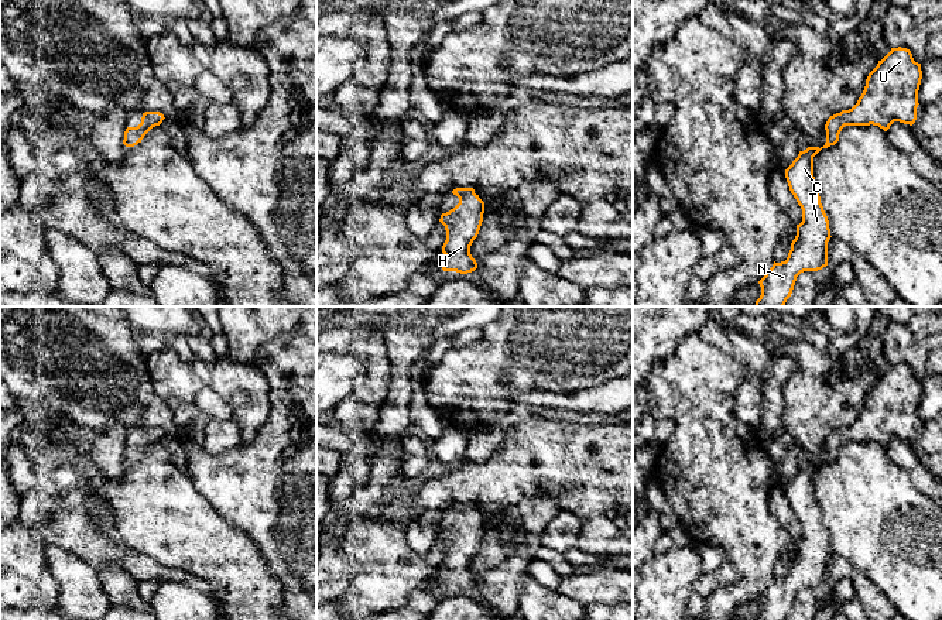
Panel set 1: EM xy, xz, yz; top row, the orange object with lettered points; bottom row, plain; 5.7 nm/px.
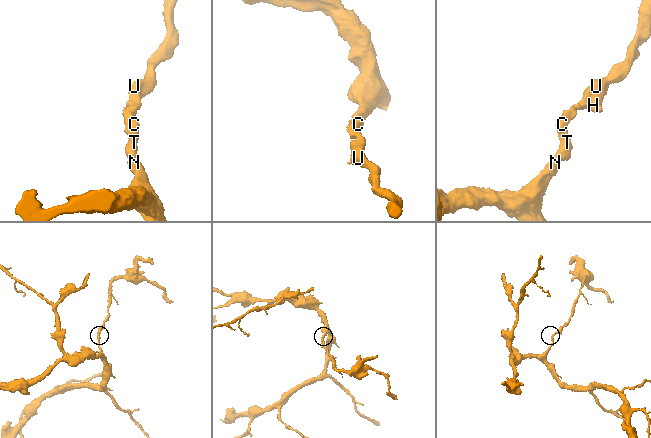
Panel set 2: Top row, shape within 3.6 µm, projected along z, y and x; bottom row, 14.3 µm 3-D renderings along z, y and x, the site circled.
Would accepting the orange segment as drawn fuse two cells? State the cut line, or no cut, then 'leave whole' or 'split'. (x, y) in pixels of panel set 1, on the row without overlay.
no cut; leave whole

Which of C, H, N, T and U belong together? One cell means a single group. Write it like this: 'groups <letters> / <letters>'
groups C H N T U

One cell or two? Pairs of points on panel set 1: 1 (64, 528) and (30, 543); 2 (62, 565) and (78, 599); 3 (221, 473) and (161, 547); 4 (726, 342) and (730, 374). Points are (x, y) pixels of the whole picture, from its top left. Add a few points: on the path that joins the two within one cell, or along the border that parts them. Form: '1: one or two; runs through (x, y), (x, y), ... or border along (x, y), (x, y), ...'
1: two; border along (36, 533), (43, 541)
2: one; runs through (71, 574), (78, 581), (78, 591)
3: two; border along (189, 475), (194, 487), (226, 519)
4: two; border along (701, 335), (733, 355), (749, 373)

